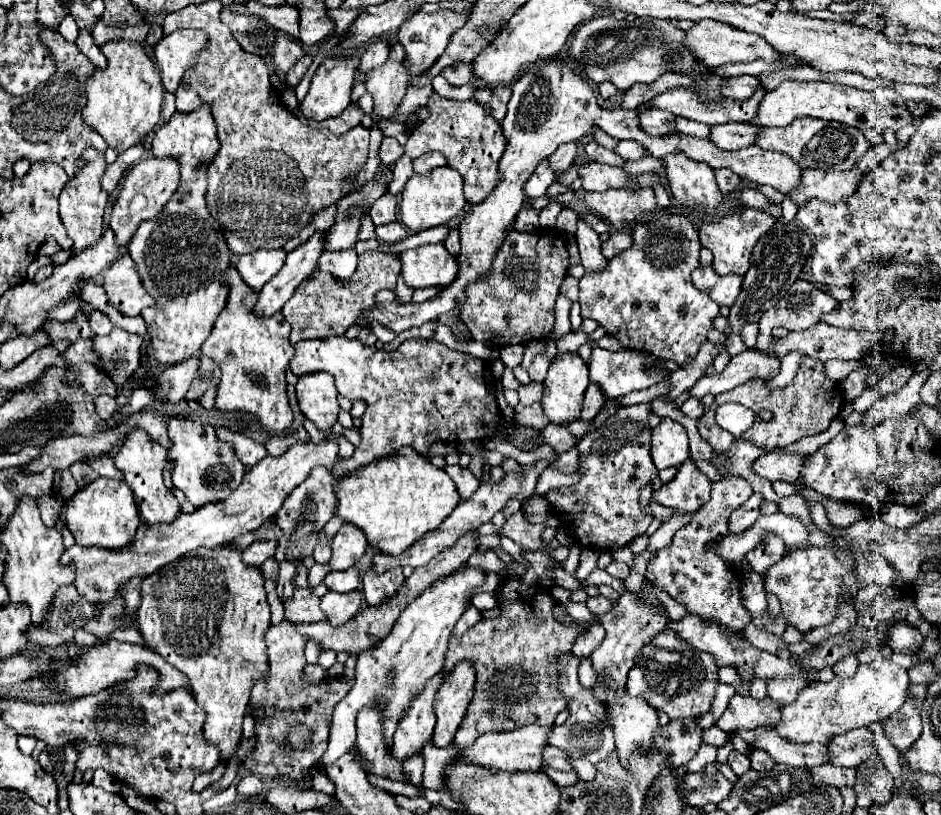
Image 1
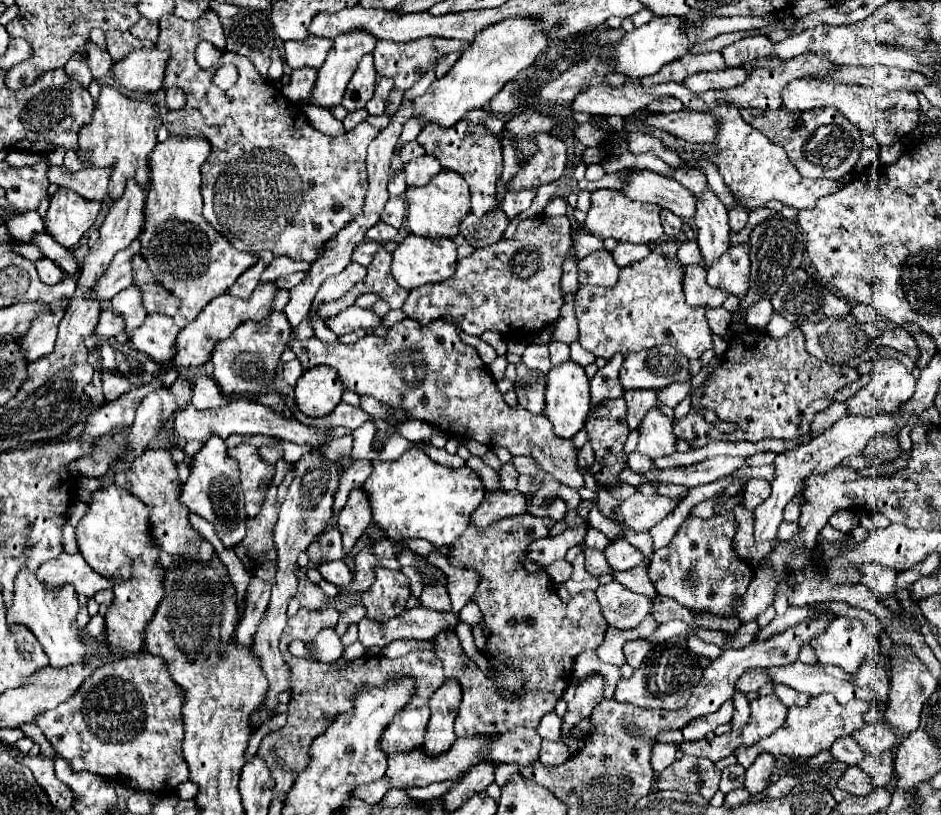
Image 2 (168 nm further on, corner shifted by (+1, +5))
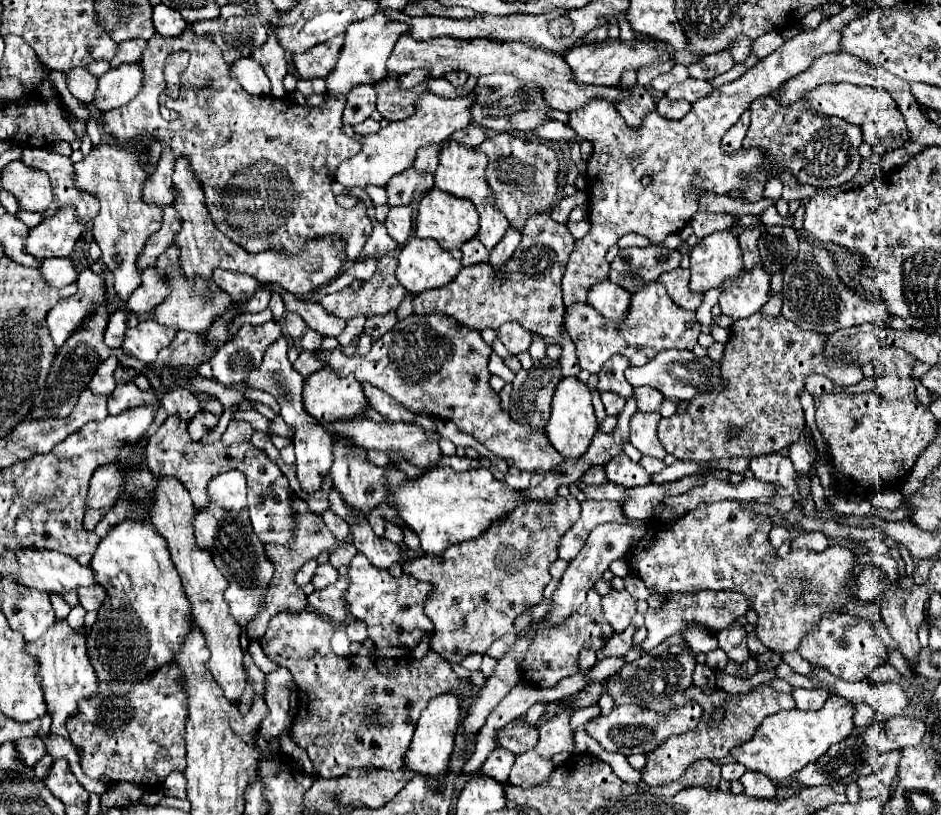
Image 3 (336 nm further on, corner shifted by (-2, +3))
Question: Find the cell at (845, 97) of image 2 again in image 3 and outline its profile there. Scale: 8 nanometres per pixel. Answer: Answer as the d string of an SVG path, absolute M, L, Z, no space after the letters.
M823 83L811 91L807 91L805 101L821 115L837 115L849 123L855 123L863 129L865 141L873 145L885 145L887 149L901 147L909 139L909 129L905 125L905 117L901 115L897 103L889 95L889 91L875 87L857 87L851 83Z

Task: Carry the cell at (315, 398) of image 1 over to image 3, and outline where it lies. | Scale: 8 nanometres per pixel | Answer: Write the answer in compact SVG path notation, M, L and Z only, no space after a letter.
M319 369L305 379L303 407L317 421L361 417L367 407L363 387L353 377L337 377L333 369Z

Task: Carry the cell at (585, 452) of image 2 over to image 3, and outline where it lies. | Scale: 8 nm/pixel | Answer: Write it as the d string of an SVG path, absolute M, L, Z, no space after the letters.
M591 465L591 467L585 471L583 479L589 481L589 483L603 483L603 481L607 481L605 471L601 471L601 469L603 469L601 465Z

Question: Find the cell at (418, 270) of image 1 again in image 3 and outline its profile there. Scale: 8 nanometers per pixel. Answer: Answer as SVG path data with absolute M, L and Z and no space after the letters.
M411 237L399 251L399 263L397 263L397 279L399 283L409 291L409 293L421 293L427 289L437 289L447 285L449 281L453 281L453 277L457 277L457 273L461 271L461 251L459 249L451 249L445 251L437 245L437 241L433 239L421 239L421 237Z

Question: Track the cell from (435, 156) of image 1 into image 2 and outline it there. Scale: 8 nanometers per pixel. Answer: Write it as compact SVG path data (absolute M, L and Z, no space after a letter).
M424 155L418 157L410 163L404 165L404 173L406 173L406 187L424 187L436 173L440 173L442 167L438 163L436 157L432 155Z

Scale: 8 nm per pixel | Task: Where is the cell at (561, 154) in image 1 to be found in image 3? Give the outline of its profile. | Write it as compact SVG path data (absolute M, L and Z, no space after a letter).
M497 133L485 139L479 147L489 157L487 181L495 193L495 205L505 213L515 229L523 229L525 219L533 213L549 211L557 195L557 175L559 175L559 153L551 143L545 141L525 141L513 137L511 133Z

